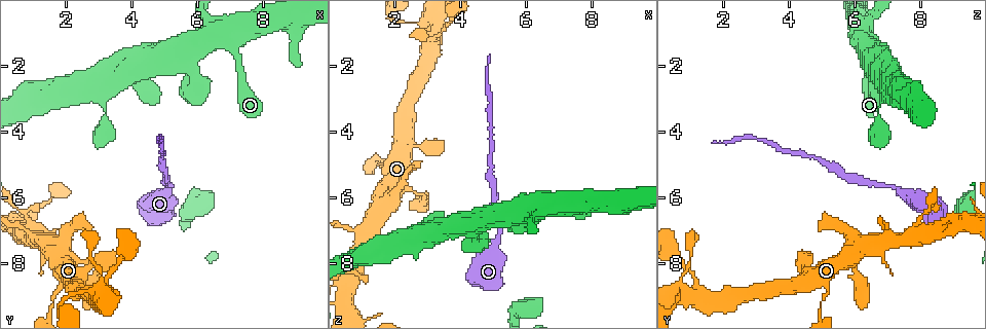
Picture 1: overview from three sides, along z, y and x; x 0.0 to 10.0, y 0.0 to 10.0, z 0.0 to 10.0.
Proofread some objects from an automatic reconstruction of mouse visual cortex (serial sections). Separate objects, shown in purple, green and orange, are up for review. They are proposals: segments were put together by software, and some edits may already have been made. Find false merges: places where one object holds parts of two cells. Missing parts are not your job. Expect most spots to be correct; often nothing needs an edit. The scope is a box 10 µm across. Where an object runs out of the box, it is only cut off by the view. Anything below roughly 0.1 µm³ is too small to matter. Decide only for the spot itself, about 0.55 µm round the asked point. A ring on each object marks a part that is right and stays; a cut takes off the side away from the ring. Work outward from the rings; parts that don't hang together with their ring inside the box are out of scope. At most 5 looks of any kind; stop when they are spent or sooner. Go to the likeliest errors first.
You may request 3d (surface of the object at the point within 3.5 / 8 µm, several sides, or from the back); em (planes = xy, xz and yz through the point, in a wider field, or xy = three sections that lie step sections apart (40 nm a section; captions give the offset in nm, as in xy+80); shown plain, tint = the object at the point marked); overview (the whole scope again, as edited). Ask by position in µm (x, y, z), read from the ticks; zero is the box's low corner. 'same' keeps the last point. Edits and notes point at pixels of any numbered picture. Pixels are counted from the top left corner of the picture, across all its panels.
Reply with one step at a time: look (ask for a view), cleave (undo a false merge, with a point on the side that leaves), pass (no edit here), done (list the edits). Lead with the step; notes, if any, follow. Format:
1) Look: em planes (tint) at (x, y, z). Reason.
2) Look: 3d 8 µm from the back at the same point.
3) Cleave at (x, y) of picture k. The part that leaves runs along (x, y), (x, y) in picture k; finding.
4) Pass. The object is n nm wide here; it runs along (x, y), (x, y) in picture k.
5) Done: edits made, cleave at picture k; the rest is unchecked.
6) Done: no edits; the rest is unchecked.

Look: 3d 3.5 µm from the back at (3.15, 8.75, 1.30). Four arms meet.

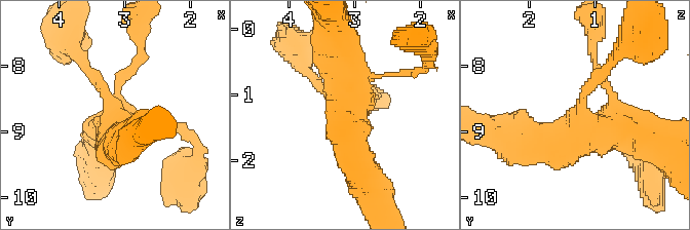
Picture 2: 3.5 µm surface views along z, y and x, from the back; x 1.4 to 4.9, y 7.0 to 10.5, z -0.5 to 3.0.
Look: em xy step 2 (tint) at (3.15, 8.75, 1.25).

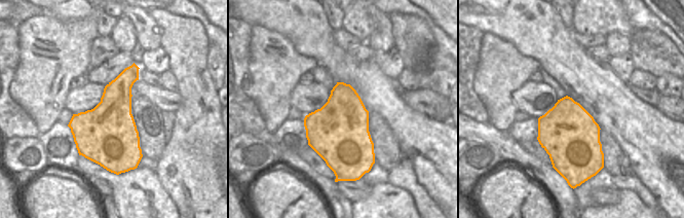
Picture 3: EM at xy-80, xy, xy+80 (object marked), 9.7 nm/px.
Pass. It runs along (363, 173), (339, 49) in picture 2; continuous, no second cell.

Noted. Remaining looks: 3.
Look: 3d 3.5 µm at (5.15, 5.55, 6.80). A narrow waist.

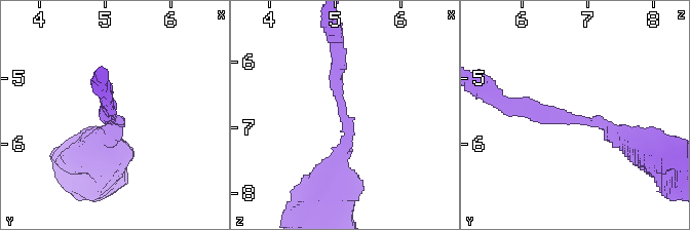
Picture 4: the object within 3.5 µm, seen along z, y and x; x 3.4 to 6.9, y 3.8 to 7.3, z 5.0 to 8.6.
Look: em planes (tint) at (5.10, 5.60, 6.80). The arms are 250, 300 nm wide; need the tissue.

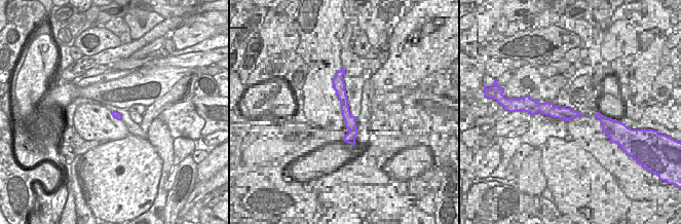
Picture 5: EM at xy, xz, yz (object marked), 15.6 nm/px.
Look: em xy step 2 (tint) at the same point.

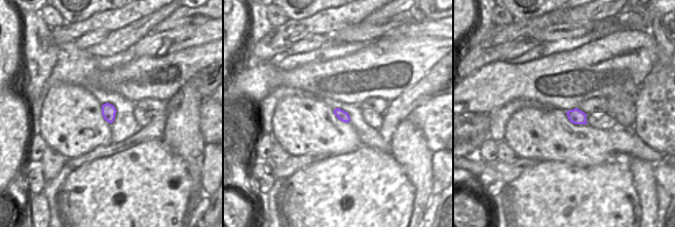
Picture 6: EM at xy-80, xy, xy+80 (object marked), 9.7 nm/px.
Pass. It runs along (628, 140), (597, 120), (510, 105) in picture 4; all the same cell.

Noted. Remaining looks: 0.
Done: no edits; the rest is unchecked.

